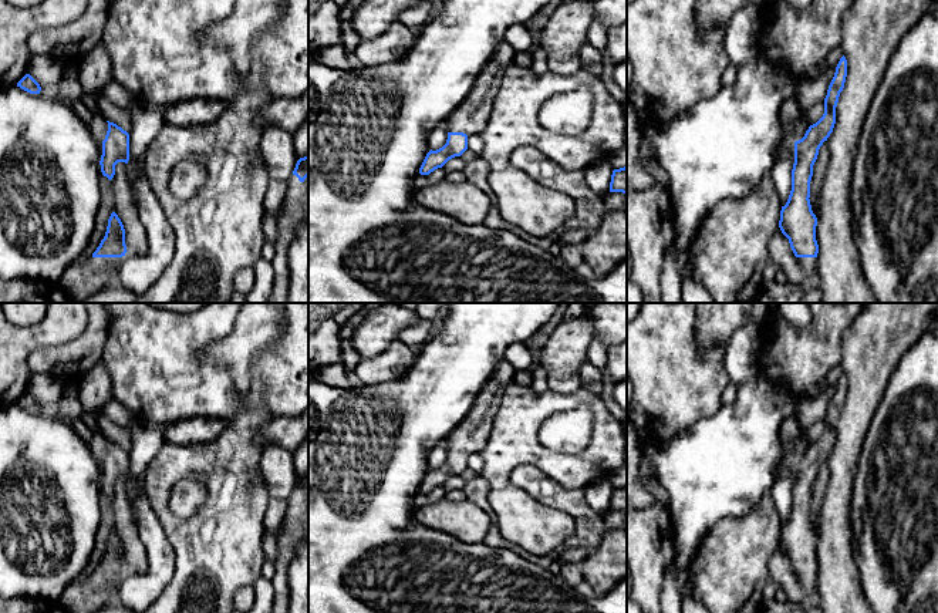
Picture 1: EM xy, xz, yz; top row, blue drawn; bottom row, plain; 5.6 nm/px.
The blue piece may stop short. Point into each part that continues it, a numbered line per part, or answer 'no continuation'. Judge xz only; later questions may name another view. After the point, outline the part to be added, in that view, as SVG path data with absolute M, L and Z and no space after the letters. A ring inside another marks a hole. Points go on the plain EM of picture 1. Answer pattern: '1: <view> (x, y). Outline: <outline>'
1: xz (471, 435). Outline: M502 361L497 366L480 388L466 417L446 437L443 445L448 451L463 451L468 455L482 451L493 425L495 407L514 374L516 370L509 363Z

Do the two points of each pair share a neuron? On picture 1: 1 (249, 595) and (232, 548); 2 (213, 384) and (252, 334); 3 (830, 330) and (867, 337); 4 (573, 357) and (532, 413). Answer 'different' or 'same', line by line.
1: different
2: different
3: different
4: different

